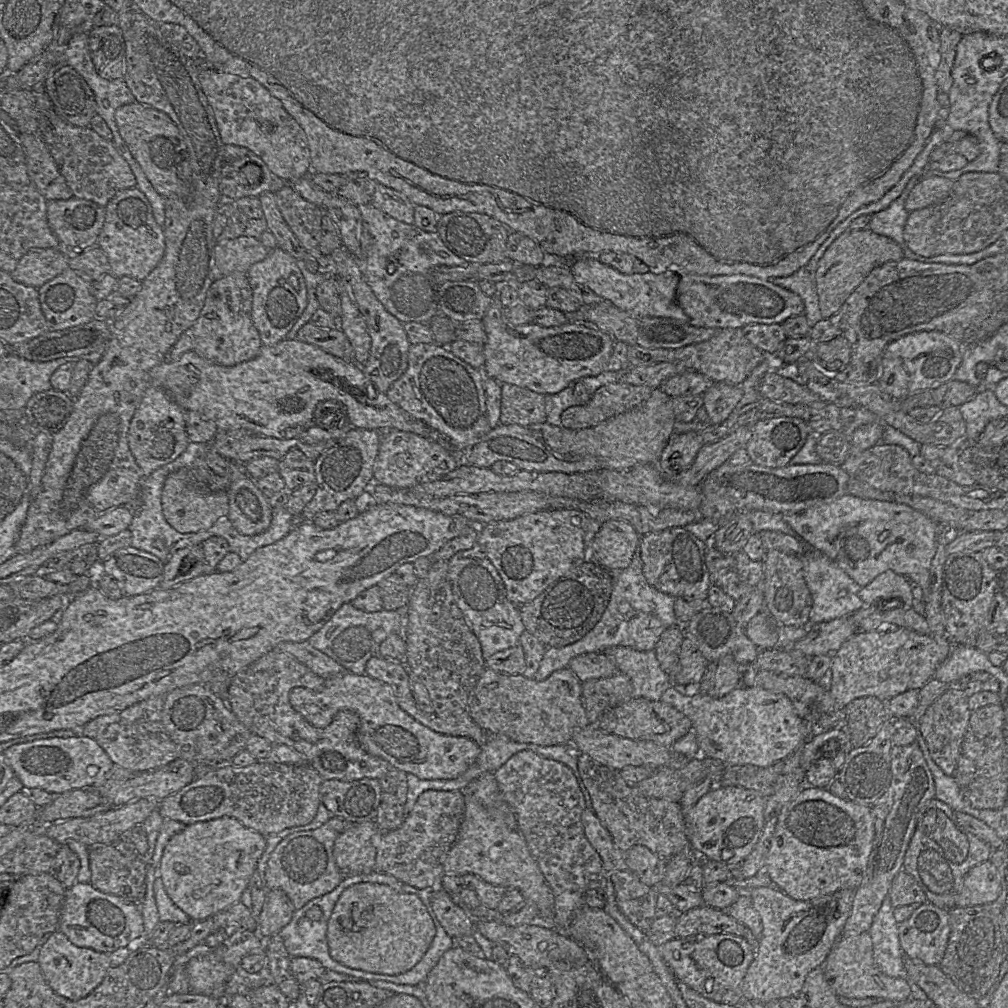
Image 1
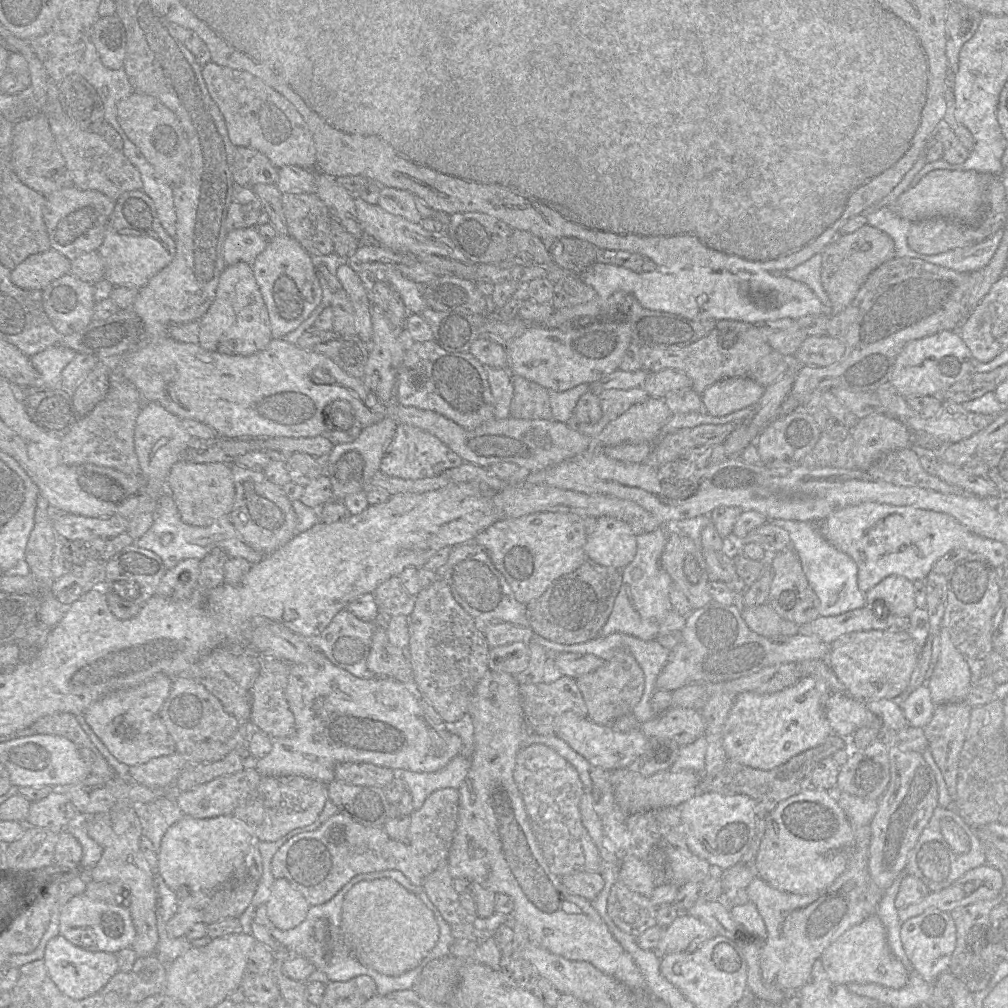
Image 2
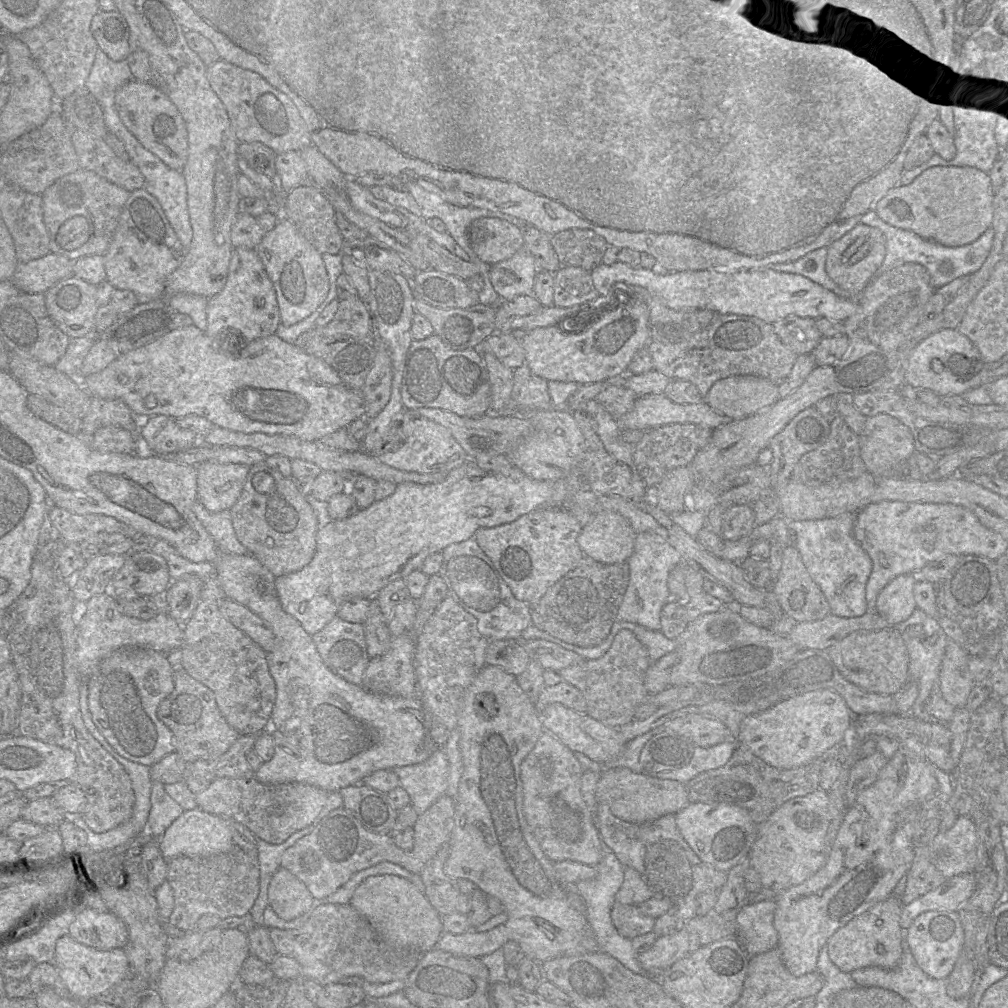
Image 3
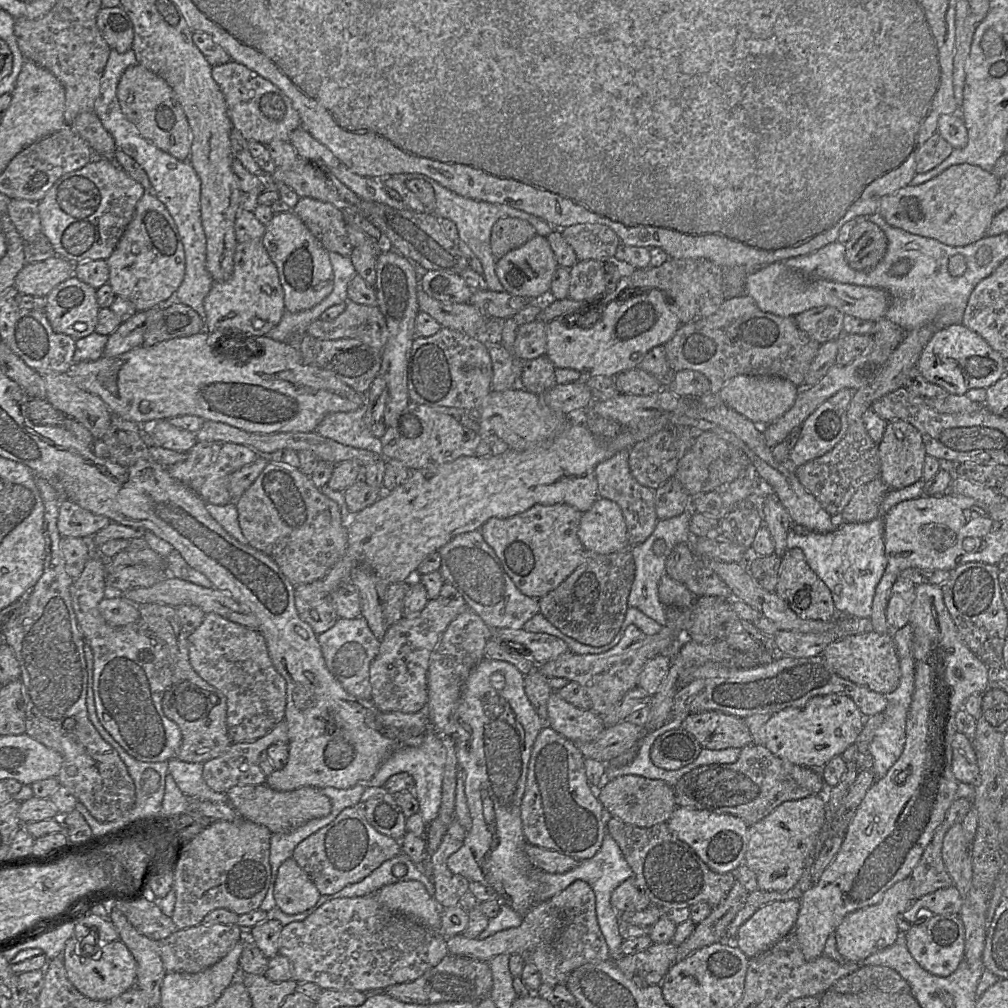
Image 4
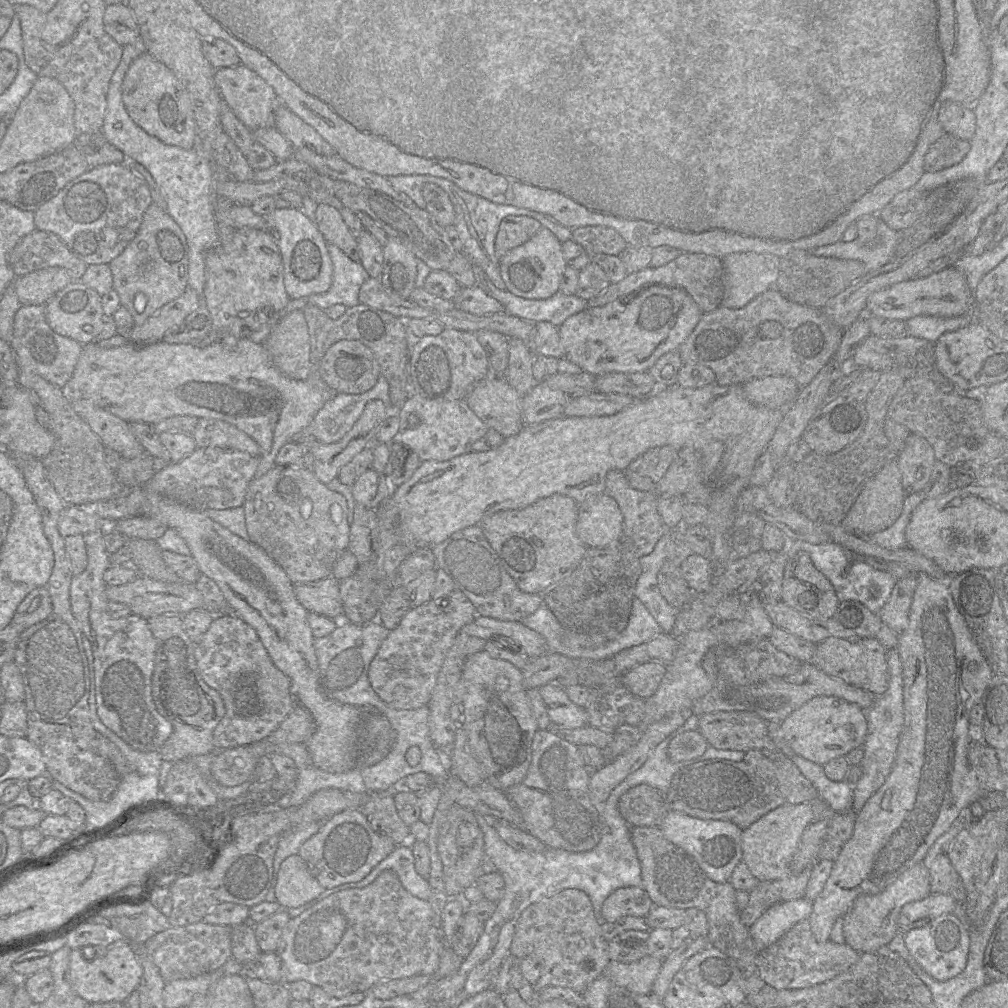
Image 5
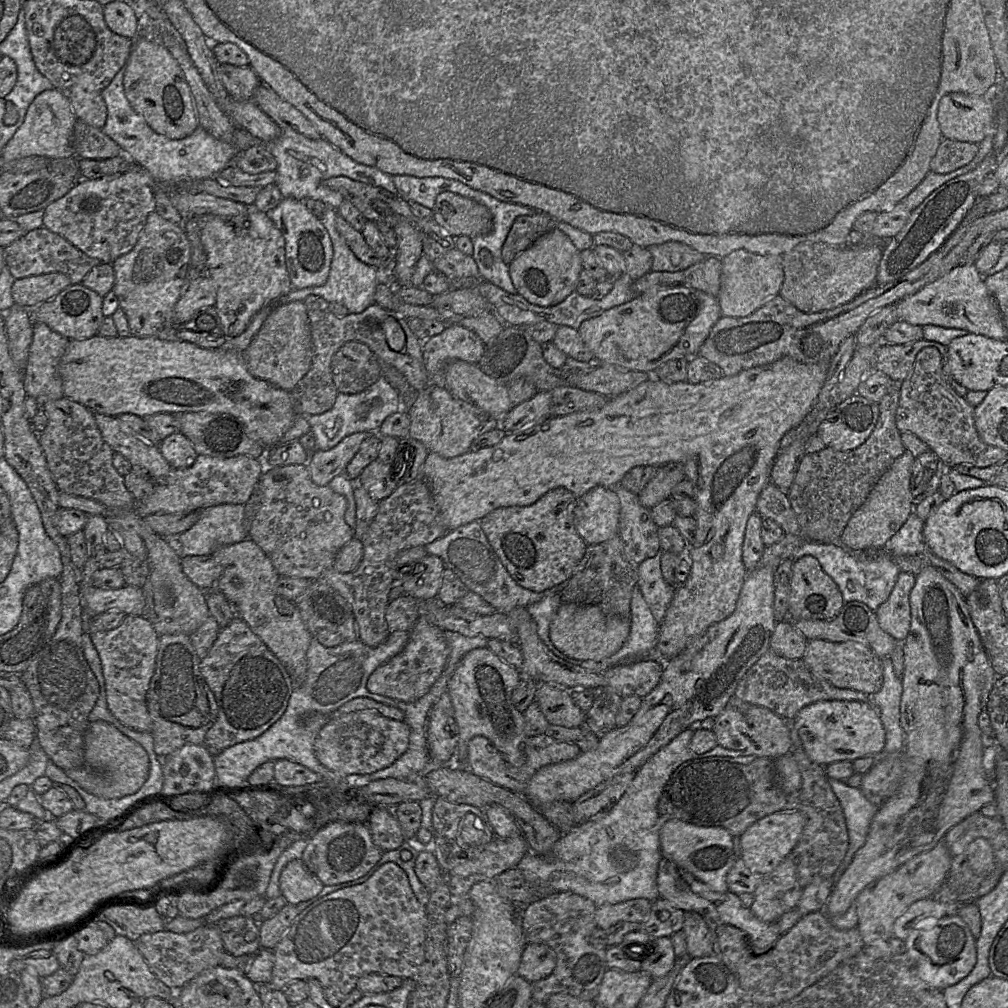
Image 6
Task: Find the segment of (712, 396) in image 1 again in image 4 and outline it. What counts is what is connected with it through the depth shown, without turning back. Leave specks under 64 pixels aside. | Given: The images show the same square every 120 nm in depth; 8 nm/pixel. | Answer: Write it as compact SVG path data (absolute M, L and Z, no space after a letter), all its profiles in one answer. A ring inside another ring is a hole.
M738 375L724 383L718 396L724 405L759 426L765 426L787 412L794 404L800 388L777 376Z

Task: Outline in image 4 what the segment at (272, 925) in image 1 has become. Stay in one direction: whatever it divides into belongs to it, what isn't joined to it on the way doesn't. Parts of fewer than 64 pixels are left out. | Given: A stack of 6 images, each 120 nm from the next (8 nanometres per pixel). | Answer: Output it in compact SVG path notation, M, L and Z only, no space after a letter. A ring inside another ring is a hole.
M292 857L279 866L273 897L283 913L299 914L314 906L320 895L311 878Z

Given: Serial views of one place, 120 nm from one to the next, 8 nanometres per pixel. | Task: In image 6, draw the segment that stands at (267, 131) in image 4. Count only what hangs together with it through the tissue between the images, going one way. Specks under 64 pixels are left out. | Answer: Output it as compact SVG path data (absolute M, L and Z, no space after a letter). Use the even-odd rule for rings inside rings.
M218 64L218 75L228 96L236 101L252 100L256 88L261 83L249 65Z

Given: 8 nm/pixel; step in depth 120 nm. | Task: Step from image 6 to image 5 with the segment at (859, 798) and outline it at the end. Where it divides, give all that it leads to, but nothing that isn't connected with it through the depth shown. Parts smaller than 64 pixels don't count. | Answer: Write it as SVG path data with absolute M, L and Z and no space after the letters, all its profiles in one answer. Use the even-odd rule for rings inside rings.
M796 757L795 765L817 789L818 798L835 812L847 812L852 808L853 786L846 780L832 781L824 772L823 765Z

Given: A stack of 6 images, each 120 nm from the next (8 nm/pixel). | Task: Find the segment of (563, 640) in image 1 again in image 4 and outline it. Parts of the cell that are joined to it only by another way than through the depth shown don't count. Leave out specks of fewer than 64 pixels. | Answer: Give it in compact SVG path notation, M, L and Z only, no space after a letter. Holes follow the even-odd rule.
M630 549L585 556L575 570L555 589L539 598L539 613L563 634L593 647L609 644L622 627L628 597L635 577Z

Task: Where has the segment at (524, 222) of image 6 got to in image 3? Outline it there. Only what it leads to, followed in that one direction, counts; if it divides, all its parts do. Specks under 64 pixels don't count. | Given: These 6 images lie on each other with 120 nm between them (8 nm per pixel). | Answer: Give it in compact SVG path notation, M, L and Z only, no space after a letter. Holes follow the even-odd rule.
M499 217L474 220L467 229L467 238L476 259L490 265L512 257L524 247L522 228Z

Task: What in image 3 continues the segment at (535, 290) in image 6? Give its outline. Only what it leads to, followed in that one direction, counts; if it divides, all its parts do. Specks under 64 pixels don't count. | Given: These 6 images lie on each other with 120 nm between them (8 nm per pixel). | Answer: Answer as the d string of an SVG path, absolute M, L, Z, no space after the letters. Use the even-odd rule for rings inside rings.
M523 247L512 257L492 264L489 278L500 301L510 301L533 292L539 271L534 257Z

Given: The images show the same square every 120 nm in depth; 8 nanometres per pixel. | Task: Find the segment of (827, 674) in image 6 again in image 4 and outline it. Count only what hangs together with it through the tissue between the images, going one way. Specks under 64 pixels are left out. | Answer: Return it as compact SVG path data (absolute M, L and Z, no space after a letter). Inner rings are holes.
M869 630L848 636L829 643L821 656L829 668L841 678L885 696L893 693L899 685L901 670L891 633L881 634Z

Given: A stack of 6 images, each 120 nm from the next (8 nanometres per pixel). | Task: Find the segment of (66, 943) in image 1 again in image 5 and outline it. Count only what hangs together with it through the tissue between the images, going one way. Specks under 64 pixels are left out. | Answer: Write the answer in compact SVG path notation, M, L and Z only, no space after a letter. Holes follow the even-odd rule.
M111 936L104 944L104 952L94 960L84 959L81 948L71 946L69 976L73 990L88 1003L125 1002L137 989L143 973L134 946L126 939Z

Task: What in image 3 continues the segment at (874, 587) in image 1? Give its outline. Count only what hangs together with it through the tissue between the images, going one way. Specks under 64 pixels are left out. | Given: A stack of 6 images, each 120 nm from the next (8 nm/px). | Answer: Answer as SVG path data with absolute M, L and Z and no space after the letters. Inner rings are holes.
M911 574L893 579L878 594L875 613L891 625L906 621L917 609L913 593L915 584Z

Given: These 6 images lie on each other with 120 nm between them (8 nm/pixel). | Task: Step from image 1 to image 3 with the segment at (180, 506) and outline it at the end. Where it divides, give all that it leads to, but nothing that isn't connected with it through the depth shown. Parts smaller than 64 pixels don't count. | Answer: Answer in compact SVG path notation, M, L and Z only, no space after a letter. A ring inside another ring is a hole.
M211 461L192 466L196 468L197 472L197 501L212 513L230 510L241 495L250 467Z

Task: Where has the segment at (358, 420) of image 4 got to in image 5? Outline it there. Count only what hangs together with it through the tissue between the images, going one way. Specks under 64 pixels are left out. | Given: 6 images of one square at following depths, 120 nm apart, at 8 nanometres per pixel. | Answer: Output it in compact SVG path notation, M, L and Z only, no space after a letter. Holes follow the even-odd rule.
M381 375L373 388L362 394L345 394L335 393L334 396L328 400L324 406L317 412L312 422L306 429L306 433L300 435L309 435L313 439L323 444L333 444L341 440L354 426L357 420L362 415L365 406L371 400L381 400L387 408L390 409L389 398L389 383L388 380ZM335 420L338 424L338 431L334 434L329 432L329 424Z

